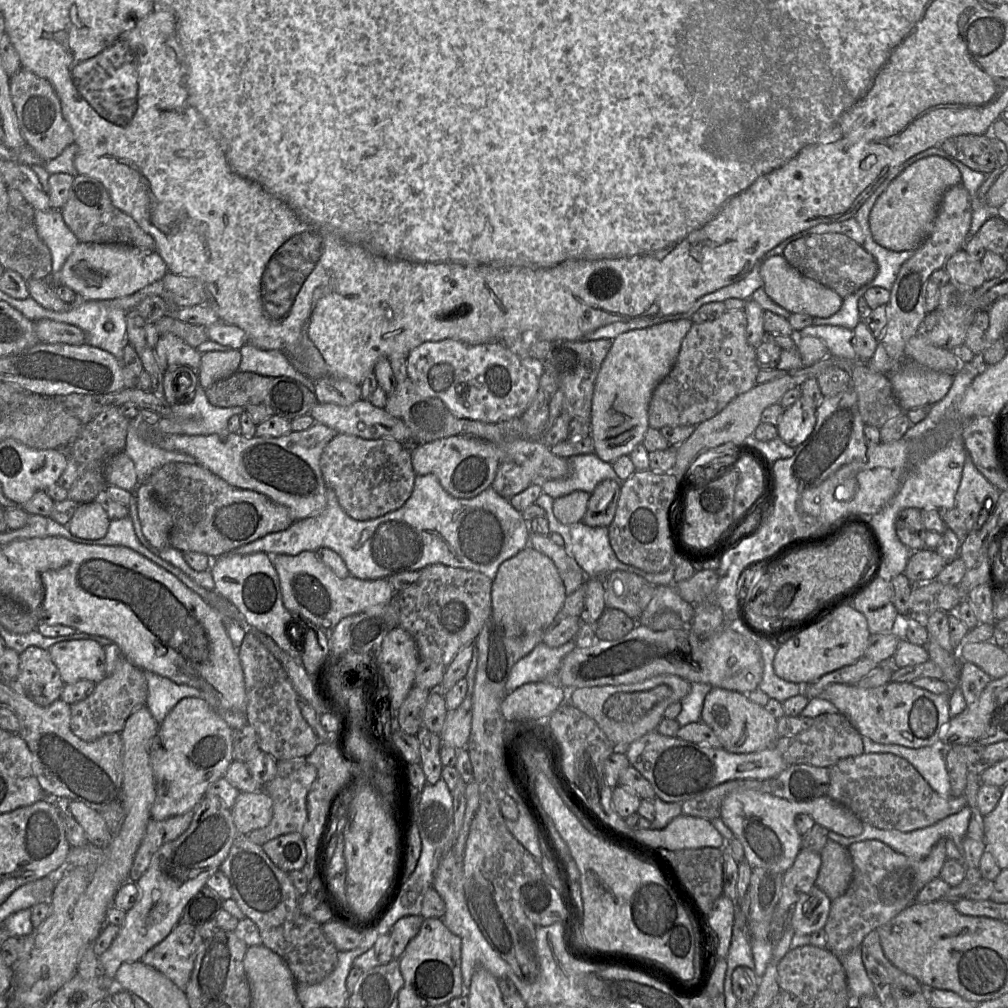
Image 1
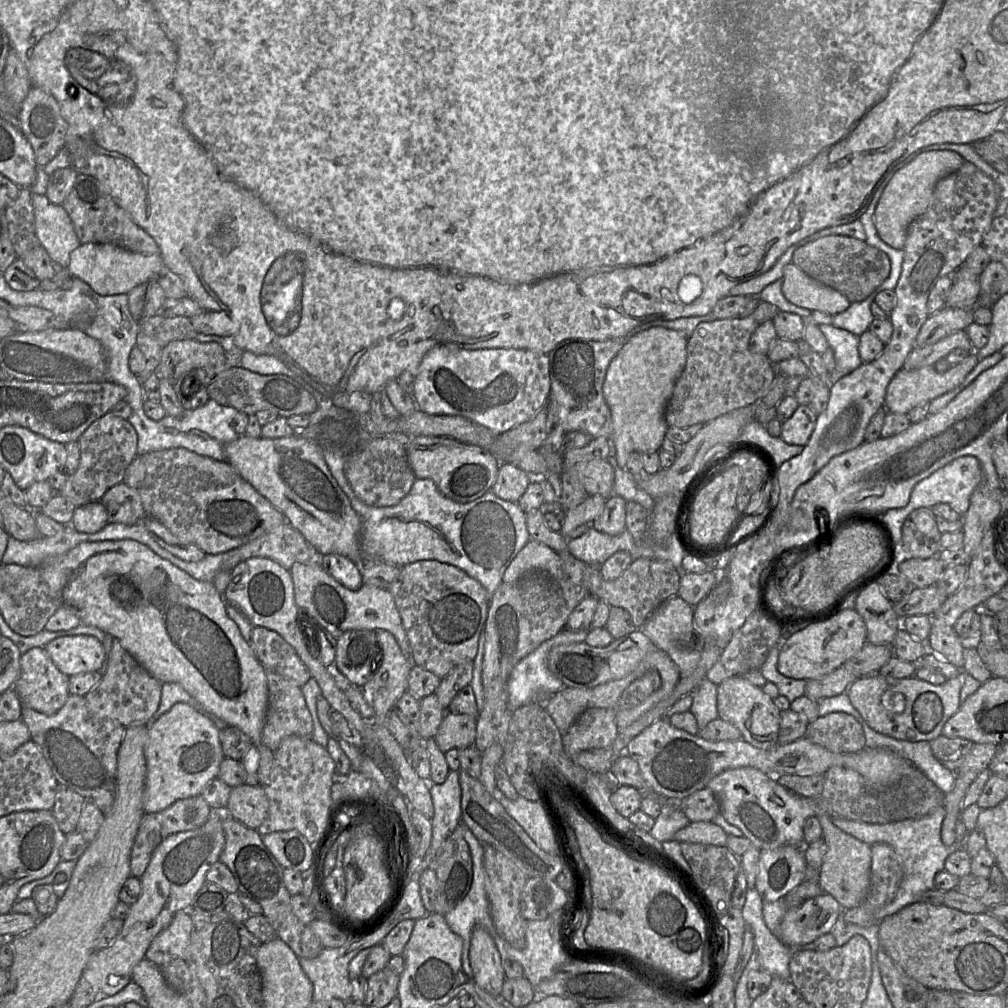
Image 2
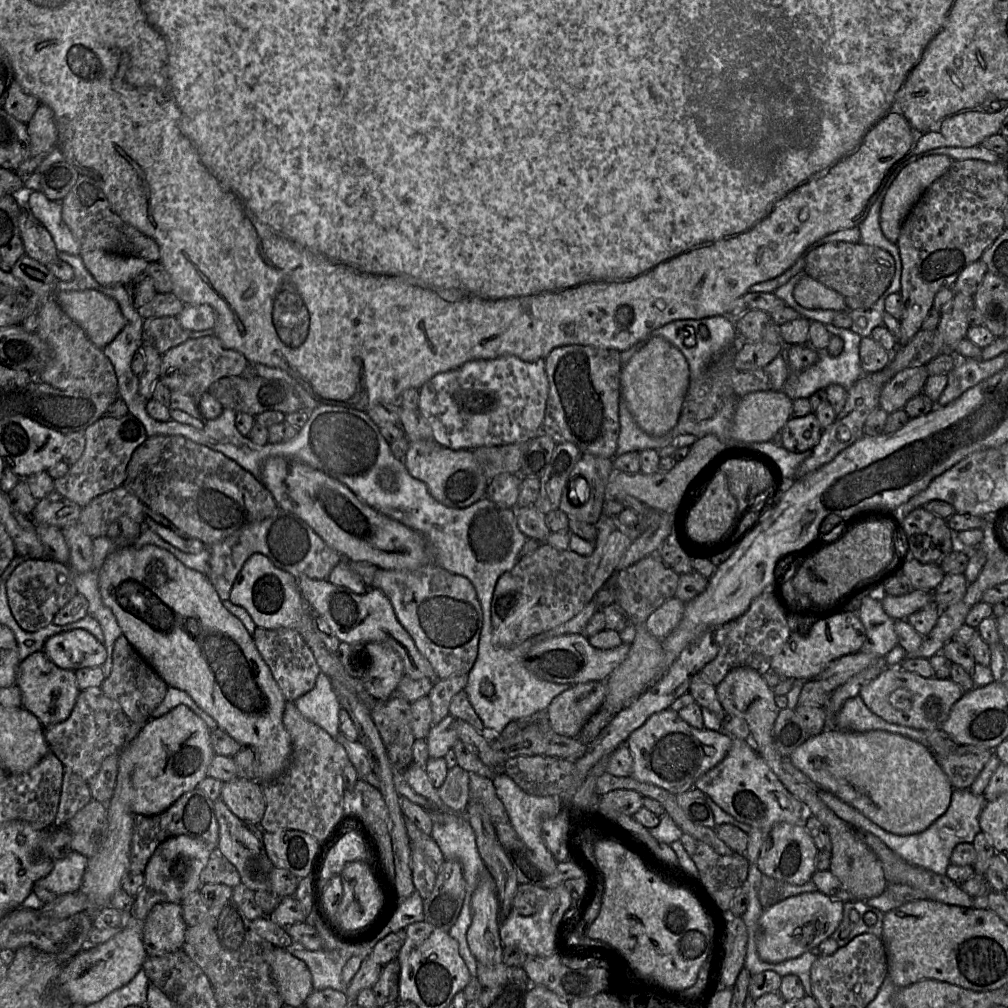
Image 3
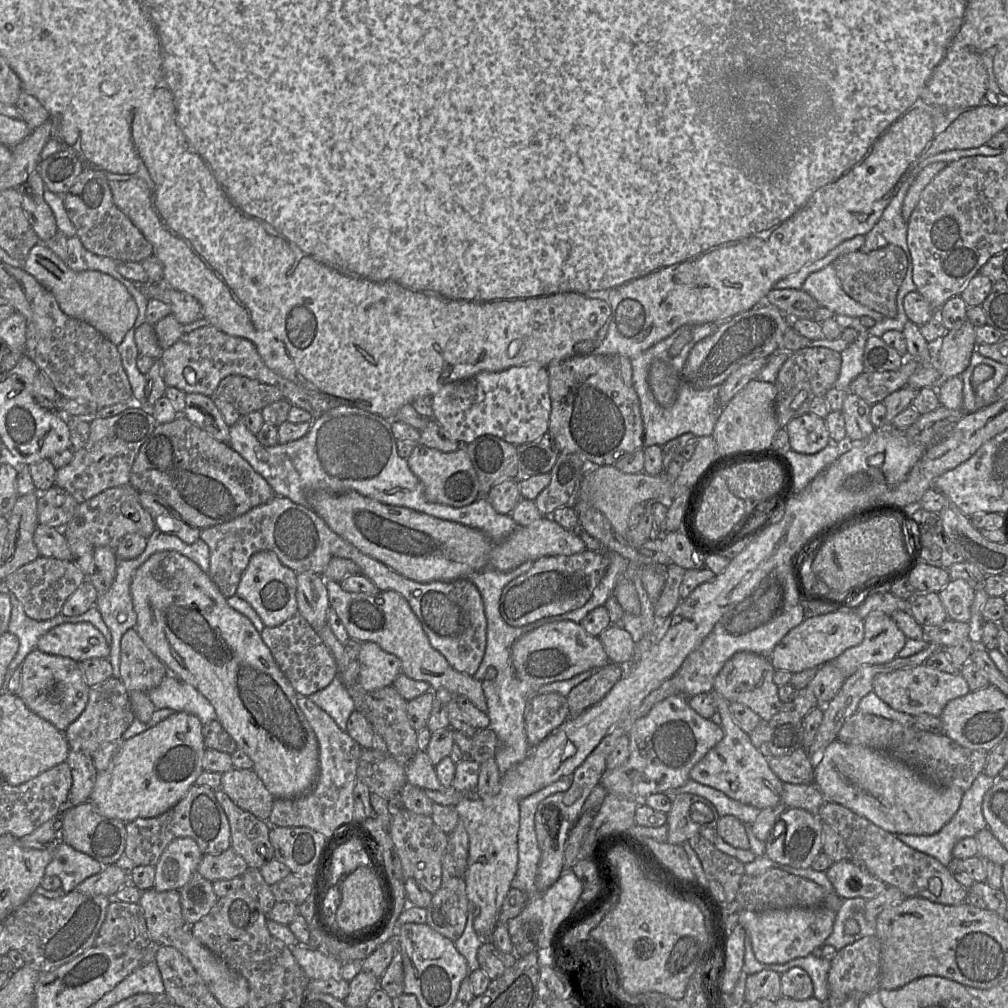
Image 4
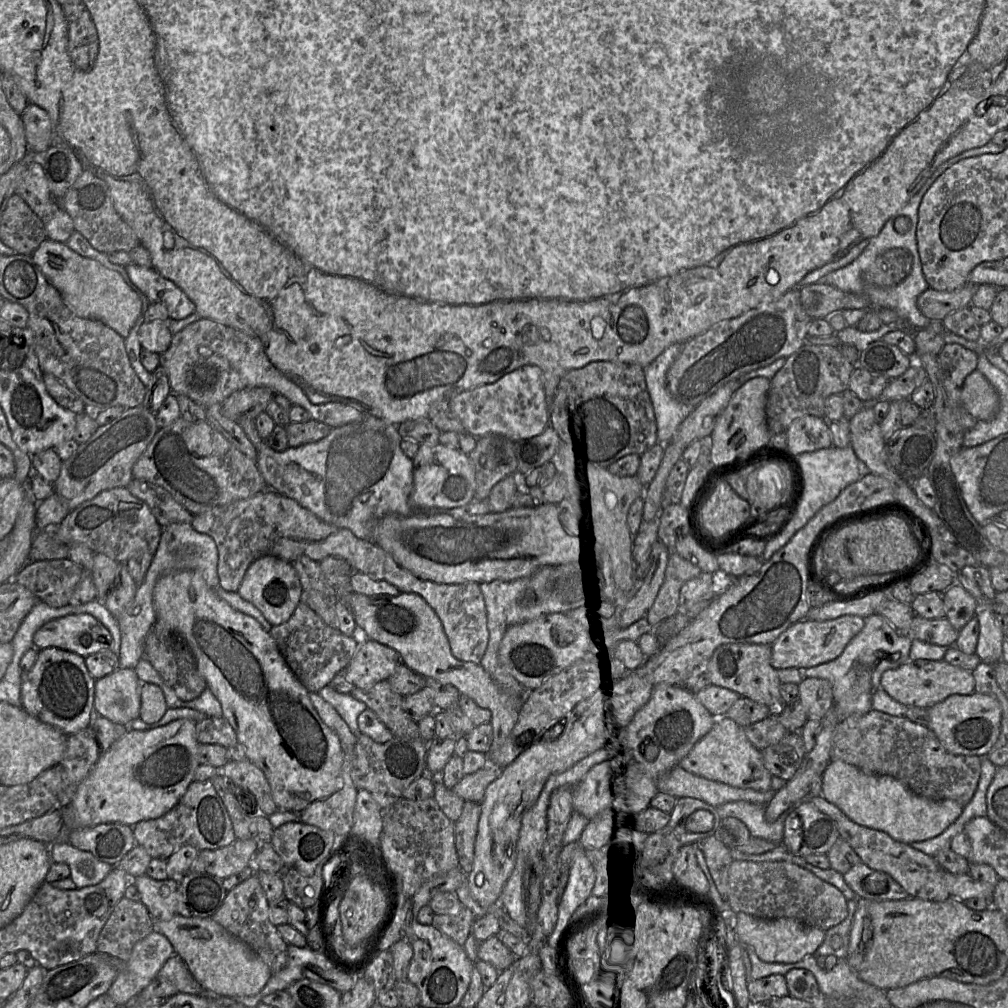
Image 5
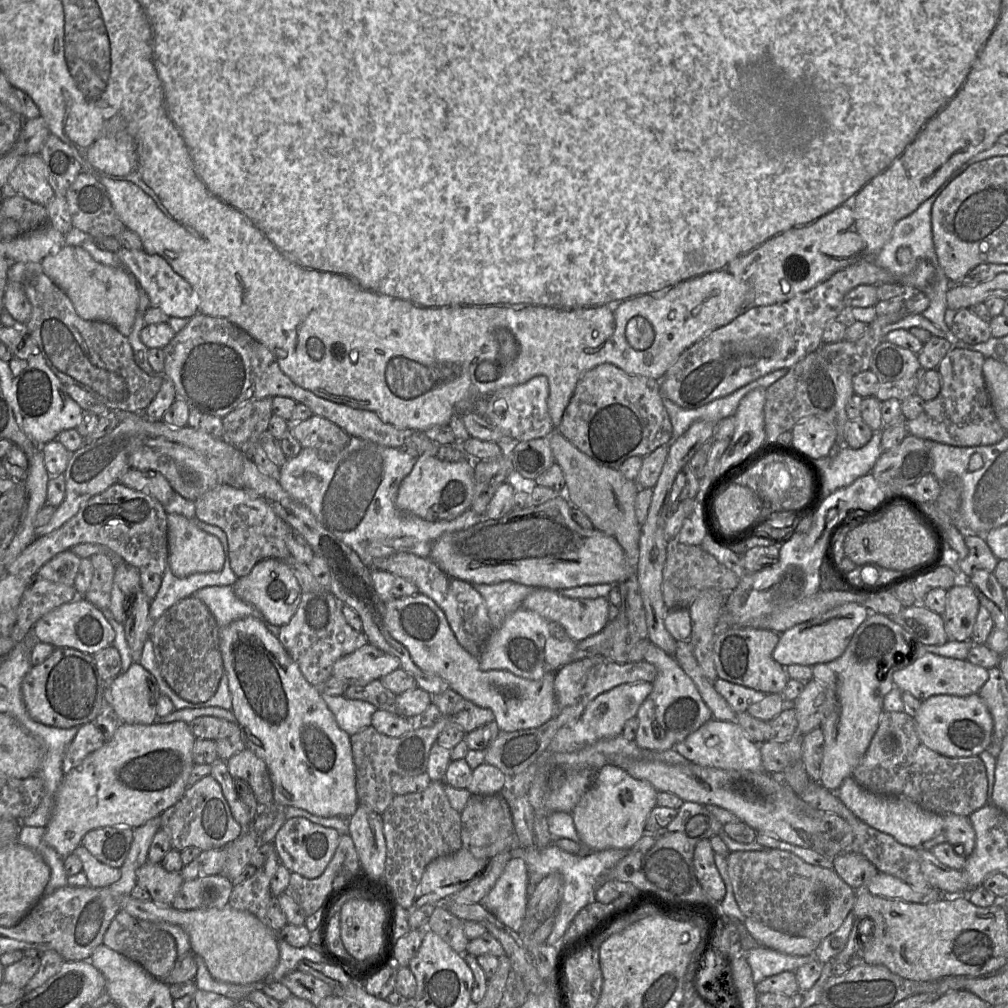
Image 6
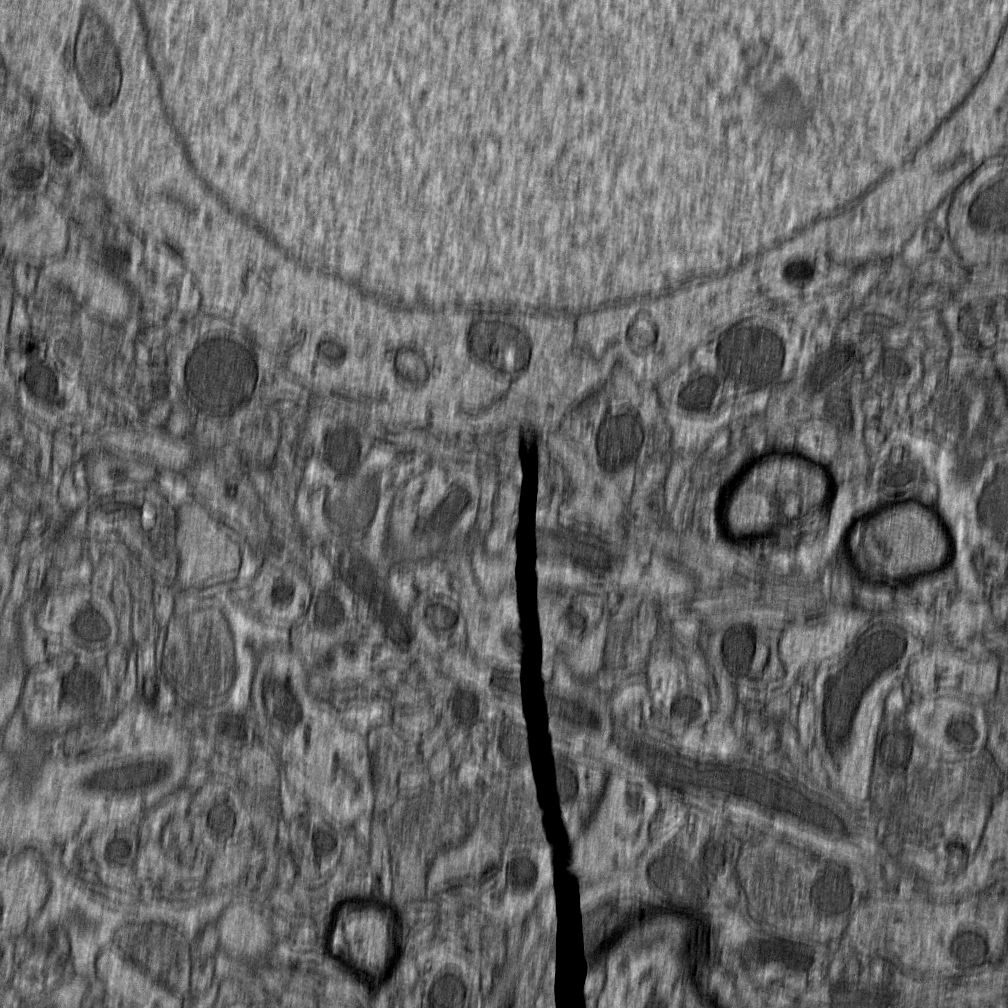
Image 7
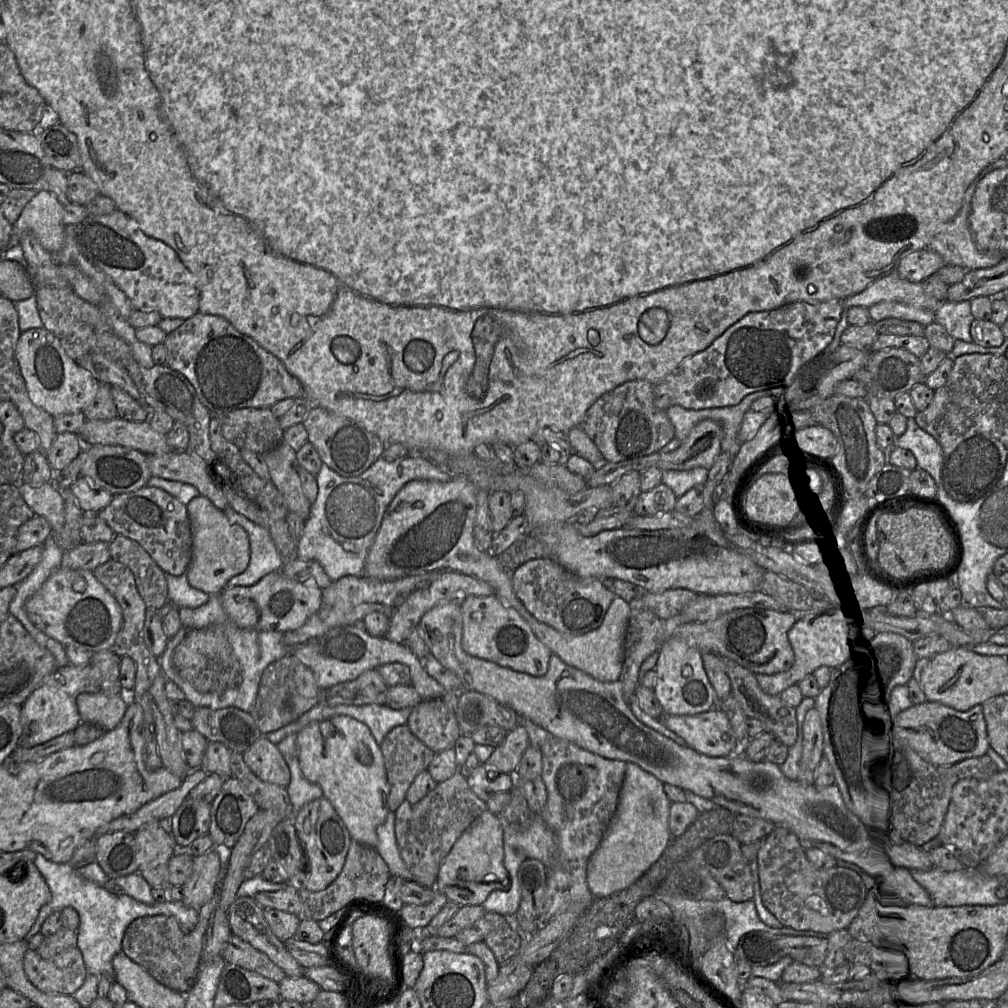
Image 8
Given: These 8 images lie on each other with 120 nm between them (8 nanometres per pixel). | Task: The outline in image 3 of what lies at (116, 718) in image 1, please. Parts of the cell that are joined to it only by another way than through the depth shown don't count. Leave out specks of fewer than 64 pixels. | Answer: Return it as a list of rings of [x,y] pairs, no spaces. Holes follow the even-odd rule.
[[[124,635],[116,639],[112,659],[111,673],[104,679],[100,689],[108,698],[119,703],[131,723],[146,723],[151,719],[151,713],[163,701],[168,685],[132,647]]]

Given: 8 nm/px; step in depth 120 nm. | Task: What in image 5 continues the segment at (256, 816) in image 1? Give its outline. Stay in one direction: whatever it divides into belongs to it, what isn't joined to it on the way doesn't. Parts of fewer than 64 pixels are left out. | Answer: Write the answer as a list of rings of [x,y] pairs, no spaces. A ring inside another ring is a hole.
[[[248,759],[228,760],[221,772],[232,787],[240,788],[254,797],[257,811],[260,814],[270,816],[278,810],[263,771]]]

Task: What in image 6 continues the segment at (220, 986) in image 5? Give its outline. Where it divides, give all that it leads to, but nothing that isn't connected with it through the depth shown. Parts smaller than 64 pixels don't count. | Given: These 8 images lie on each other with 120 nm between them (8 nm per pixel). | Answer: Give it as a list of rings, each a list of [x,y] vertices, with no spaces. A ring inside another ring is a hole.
[[[127,895],[120,900],[119,907],[139,920],[180,926],[189,936],[190,951],[205,963],[210,975],[218,981],[231,984],[258,982],[273,972],[278,964],[278,933],[253,914],[228,904],[221,909],[187,911]]]

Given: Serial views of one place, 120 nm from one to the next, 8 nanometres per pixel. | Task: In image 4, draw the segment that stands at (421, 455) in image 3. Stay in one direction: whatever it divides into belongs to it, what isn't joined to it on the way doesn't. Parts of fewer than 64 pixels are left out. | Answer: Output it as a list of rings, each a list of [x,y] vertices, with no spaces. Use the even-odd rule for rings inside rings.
[[[415,445],[407,458],[409,468],[422,484],[427,501],[454,508],[468,506],[480,498],[480,484],[465,447],[454,452],[441,452],[422,445]]]

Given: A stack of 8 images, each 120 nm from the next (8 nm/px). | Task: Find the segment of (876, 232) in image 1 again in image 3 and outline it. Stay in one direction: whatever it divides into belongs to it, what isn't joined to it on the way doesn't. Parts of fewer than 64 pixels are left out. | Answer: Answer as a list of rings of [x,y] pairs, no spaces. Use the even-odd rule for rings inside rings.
[[[946,155],[922,157],[905,166],[886,190],[881,210],[880,227],[883,235],[892,243],[898,241],[901,227],[924,191],[938,178],[945,174],[954,160]]]

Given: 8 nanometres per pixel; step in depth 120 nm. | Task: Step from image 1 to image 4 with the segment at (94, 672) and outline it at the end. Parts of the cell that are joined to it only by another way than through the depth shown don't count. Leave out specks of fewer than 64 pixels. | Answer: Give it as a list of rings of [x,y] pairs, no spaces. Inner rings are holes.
[[[89,622],[64,623],[42,635],[37,649],[70,658],[77,663],[92,658],[108,658],[110,647],[102,633]]]

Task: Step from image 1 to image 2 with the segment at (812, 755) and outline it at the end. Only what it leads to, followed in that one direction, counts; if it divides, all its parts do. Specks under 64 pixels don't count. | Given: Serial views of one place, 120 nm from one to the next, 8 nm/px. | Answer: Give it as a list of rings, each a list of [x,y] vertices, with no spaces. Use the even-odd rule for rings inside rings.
[[[844,712],[819,716],[808,723],[804,738],[834,753],[855,753],[866,748],[862,726]]]

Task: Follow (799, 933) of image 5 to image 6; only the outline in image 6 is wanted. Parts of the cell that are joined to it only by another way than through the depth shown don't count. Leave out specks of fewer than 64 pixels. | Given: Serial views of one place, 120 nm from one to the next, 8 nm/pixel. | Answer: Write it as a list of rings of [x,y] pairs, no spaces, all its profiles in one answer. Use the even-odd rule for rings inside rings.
[[[746,917],[743,924],[749,934],[760,946],[787,955],[807,956],[820,944],[820,941],[814,941],[805,937],[791,936],[779,932],[750,917]]]

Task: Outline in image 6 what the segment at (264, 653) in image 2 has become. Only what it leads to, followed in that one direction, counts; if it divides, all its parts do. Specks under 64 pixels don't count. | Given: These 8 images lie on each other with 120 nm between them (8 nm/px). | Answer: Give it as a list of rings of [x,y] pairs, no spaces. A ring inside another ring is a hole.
[[[328,589],[303,593],[294,616],[280,627],[277,635],[305,679],[317,688],[331,676],[333,665],[340,657],[368,643],[362,631],[348,625],[342,613],[343,606]]]

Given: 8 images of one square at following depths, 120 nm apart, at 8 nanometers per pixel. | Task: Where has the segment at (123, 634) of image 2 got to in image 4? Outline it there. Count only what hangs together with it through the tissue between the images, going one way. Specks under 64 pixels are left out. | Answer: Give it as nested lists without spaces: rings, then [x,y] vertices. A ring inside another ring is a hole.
[[[176,551],[157,552],[151,555],[134,573],[130,593],[137,614],[137,623],[134,627],[137,634],[147,648],[165,665],[169,674],[196,688],[211,703],[215,709],[217,720],[234,739],[238,750],[242,750],[250,757],[253,762],[253,770],[274,799],[295,798],[310,790],[319,773],[319,747],[316,735],[297,704],[297,692],[279,668],[270,649],[264,643],[260,632],[256,630],[252,622],[227,604],[227,598],[221,594],[207,573],[203,572],[193,561]]]

